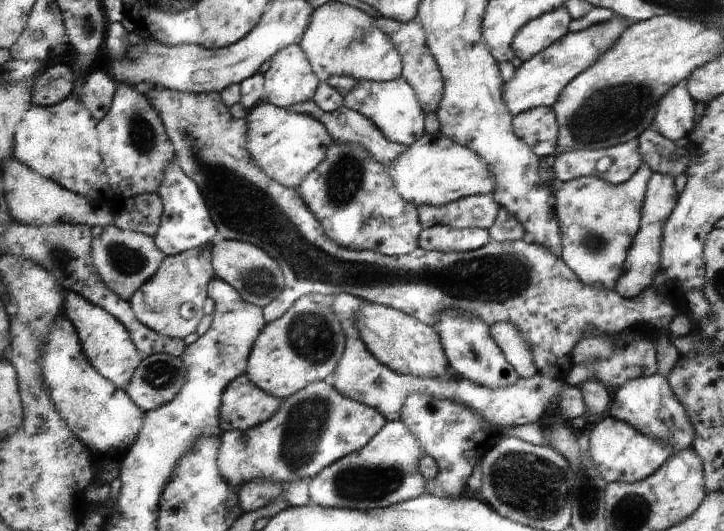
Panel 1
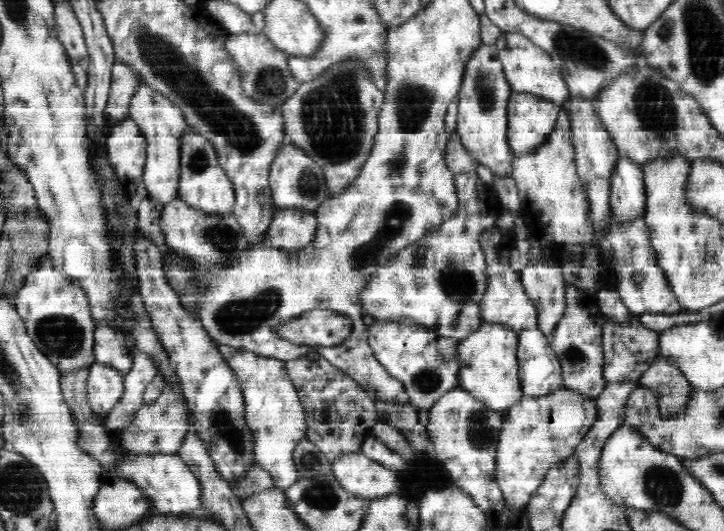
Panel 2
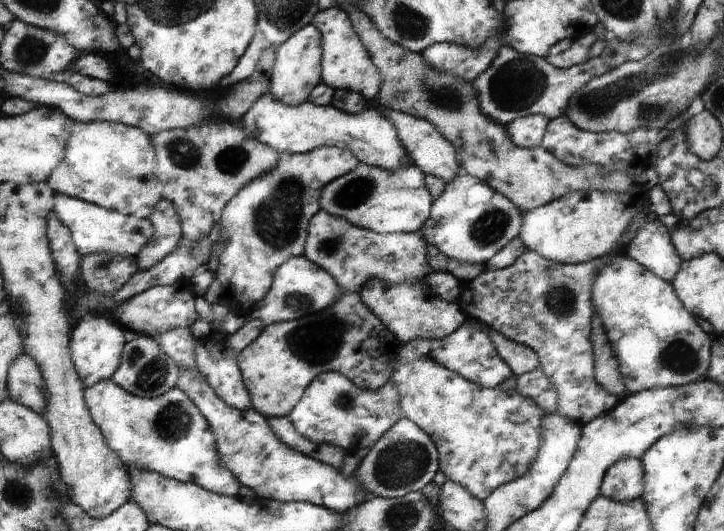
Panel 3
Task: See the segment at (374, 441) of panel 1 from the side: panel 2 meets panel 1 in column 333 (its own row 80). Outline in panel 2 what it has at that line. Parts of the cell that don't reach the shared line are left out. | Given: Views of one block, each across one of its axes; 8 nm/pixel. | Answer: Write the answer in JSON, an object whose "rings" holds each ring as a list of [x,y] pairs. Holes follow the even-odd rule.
{"rings":[[[483,44],[472,54],[464,71],[463,86],[460,86],[457,106],[456,133],[461,136],[461,143],[469,156],[479,164],[488,166],[491,172],[500,178],[512,174],[513,152],[507,141],[508,101],[511,97],[511,86],[505,77],[500,63],[497,47]]]}

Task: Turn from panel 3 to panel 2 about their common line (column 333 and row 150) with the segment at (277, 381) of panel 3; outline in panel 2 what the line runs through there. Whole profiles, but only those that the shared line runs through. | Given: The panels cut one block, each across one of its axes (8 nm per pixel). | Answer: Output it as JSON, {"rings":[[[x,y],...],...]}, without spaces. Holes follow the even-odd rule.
{"rings":[[[350,60],[350,62],[334,64],[332,68],[324,70],[311,81],[300,81],[297,91],[280,107],[285,120],[284,130],[287,141],[304,149],[322,169],[327,184],[328,198],[342,194],[355,181],[368,160],[375,136],[379,131],[379,114],[384,97],[383,91],[374,85],[372,76],[368,75],[365,62]]]}

